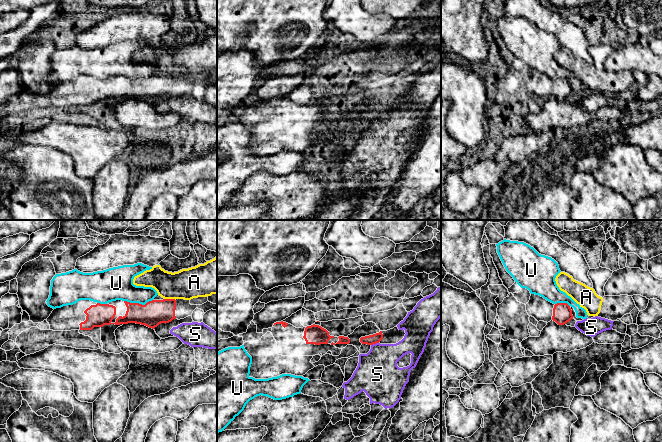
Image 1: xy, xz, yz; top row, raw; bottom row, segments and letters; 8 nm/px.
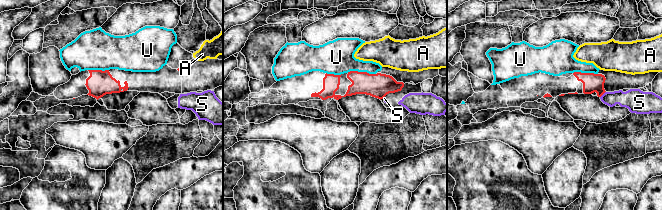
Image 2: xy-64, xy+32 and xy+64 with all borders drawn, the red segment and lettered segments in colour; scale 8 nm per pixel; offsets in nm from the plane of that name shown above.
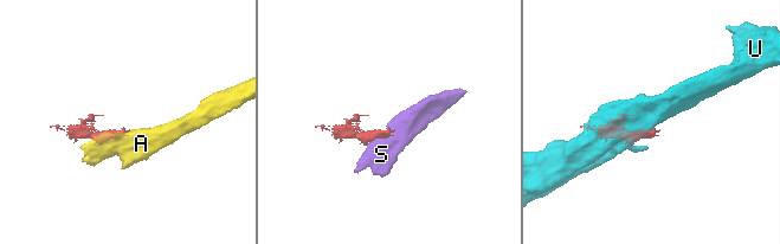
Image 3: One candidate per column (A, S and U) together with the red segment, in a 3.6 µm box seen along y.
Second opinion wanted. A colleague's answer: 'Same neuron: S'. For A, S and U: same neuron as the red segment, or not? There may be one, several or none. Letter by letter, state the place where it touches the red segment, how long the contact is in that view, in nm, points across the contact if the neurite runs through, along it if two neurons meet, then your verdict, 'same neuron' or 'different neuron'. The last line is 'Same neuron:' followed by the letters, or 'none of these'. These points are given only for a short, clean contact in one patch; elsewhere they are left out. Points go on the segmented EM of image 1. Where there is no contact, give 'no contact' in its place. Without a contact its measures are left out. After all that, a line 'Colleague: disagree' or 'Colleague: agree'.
A: xy (170, 299) | 100 nm | along xy (164, 298), (173, 298), (175, 300) | different neuron
S: xz (374, 343) | 70 nm | along xz (378, 342), (371, 345) | different neuron
U: xy (138, 303) | 240 nm | different neuron
Same neuron: none of these
Colleague: disagree

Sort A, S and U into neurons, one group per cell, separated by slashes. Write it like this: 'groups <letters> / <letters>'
groups A / S / U

